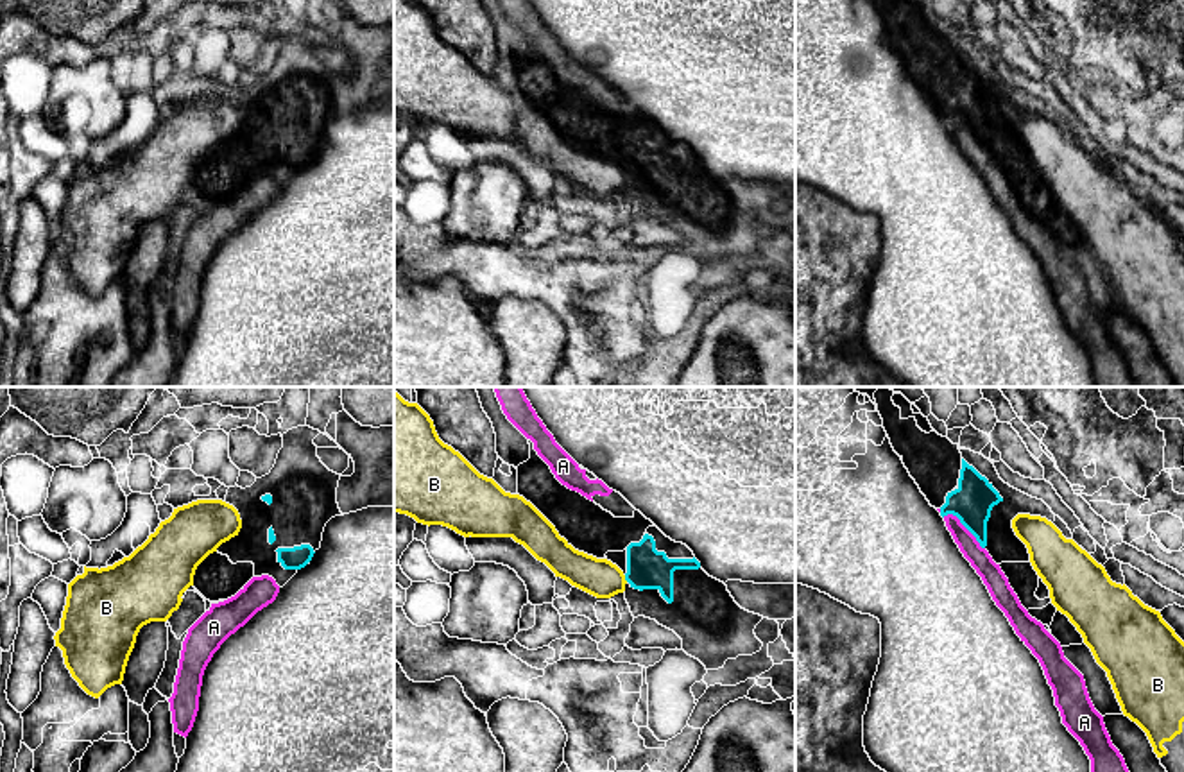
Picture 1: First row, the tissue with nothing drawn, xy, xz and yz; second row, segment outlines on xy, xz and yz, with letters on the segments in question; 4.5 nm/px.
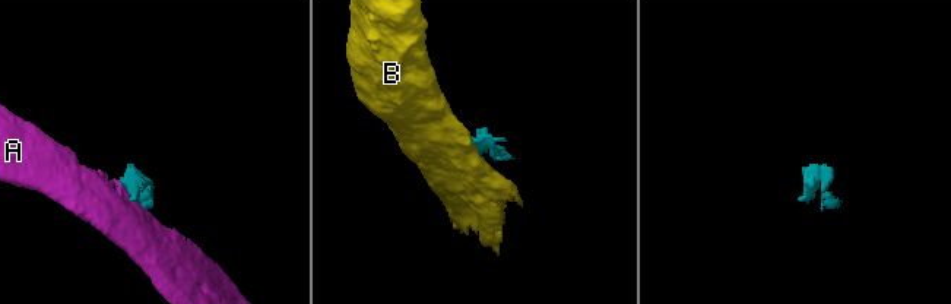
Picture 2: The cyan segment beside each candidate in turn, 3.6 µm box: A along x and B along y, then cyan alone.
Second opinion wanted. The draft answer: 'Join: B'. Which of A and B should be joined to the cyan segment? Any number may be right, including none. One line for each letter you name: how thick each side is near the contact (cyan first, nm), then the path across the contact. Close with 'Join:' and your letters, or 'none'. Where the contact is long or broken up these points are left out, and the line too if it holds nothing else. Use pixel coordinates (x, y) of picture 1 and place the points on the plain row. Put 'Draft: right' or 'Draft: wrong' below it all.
Join: none
Draft: wrong

